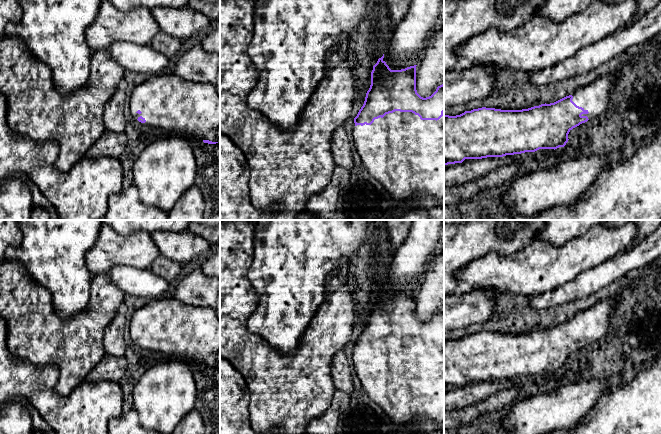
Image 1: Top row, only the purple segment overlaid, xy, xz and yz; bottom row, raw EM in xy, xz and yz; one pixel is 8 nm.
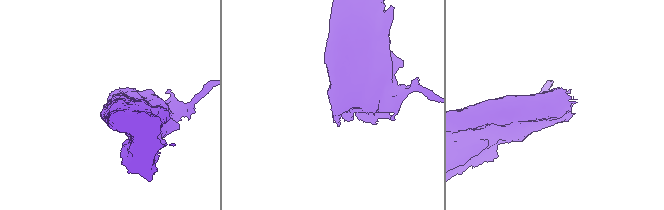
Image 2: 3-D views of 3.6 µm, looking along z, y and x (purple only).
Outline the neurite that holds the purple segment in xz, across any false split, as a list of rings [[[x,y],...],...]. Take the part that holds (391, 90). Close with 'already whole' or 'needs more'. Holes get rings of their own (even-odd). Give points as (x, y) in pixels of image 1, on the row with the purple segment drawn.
[[[384,54],[378,59],[371,72],[371,85],[366,93],[365,101],[357,116],[354,118],[352,130],[352,142],[364,167],[372,177],[377,179],[391,194],[394,201],[404,202],[406,207],[418,205],[425,202],[428,197],[436,202],[444,199],[444,84],[437,87],[436,91],[429,97],[421,97],[416,90],[416,66],[410,66],[401,70],[391,70],[383,60]]]; needs more

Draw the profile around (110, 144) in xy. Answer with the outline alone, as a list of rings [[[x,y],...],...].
[[[104,131],[102,136],[90,147],[86,156],[91,159],[101,157],[119,158],[127,146],[127,137],[124,132],[114,133]]]

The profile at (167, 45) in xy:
[[[160,30],[150,42],[150,47],[170,60],[176,56],[181,48],[181,44],[182,41]]]

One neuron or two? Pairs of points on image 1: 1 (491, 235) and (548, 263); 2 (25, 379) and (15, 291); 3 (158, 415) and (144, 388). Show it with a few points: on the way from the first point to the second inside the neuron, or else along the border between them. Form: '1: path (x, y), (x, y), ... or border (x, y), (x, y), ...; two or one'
1: border (534, 239), (517, 252), (508, 255), (498, 254); two
2: border (10, 353), (34, 365), (46, 365); two
3: path (158, 408), (158, 402), (151, 395); one

